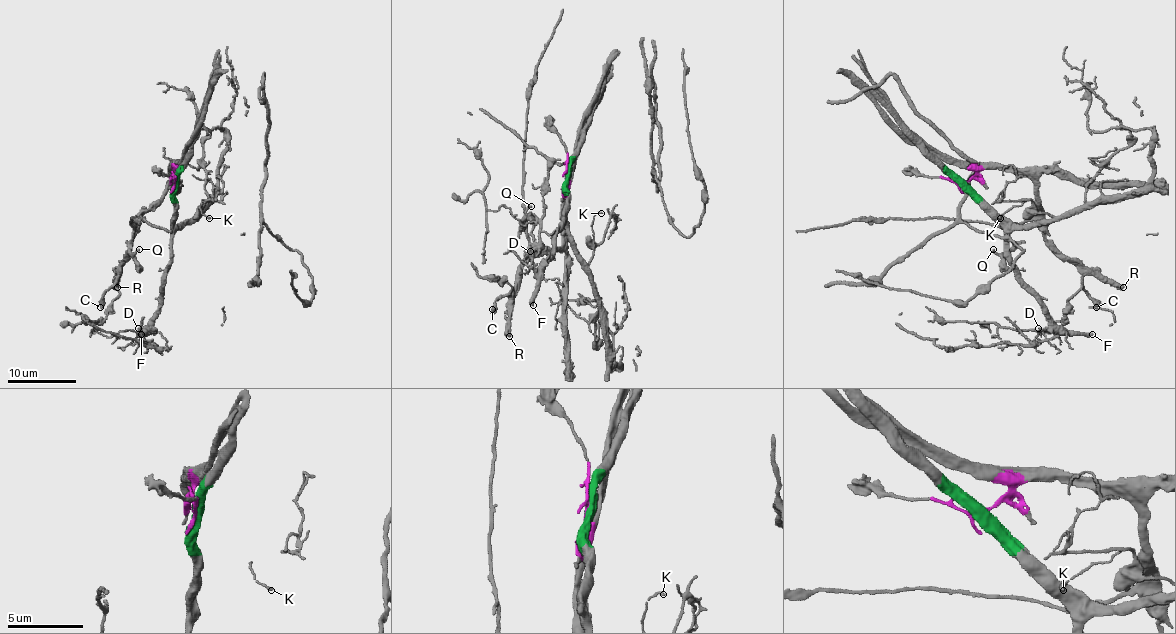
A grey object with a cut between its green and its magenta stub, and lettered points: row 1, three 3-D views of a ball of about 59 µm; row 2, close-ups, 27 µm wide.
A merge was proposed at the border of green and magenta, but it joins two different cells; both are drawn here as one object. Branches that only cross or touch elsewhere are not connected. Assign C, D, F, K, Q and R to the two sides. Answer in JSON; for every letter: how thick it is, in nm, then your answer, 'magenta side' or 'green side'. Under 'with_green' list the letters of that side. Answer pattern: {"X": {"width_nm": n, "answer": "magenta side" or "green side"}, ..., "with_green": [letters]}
{"C": {"width_nm": 500, "answer": "magenta side"}, "D": {"width_nm": 120, "answer": "green side"}, "F": {"width_nm": 400, "answer": "green side"}, "K": {"width_nm": 140, "answer": "green side"}, "Q": {"width_nm": 150, "answer": "magenta side"}, "R": {"width_nm": 500, "answer": "magenta side"}, "with_green": ["D", "F", "K"]}

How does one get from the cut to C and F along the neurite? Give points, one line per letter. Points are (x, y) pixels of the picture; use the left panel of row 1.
C: (174, 183), (174, 171), (170, 167), (167, 191), (139, 219), (129, 256), (100, 308)
F: (175, 183), (172, 256), (165, 279), (163, 301), (160, 313), (141, 333)

